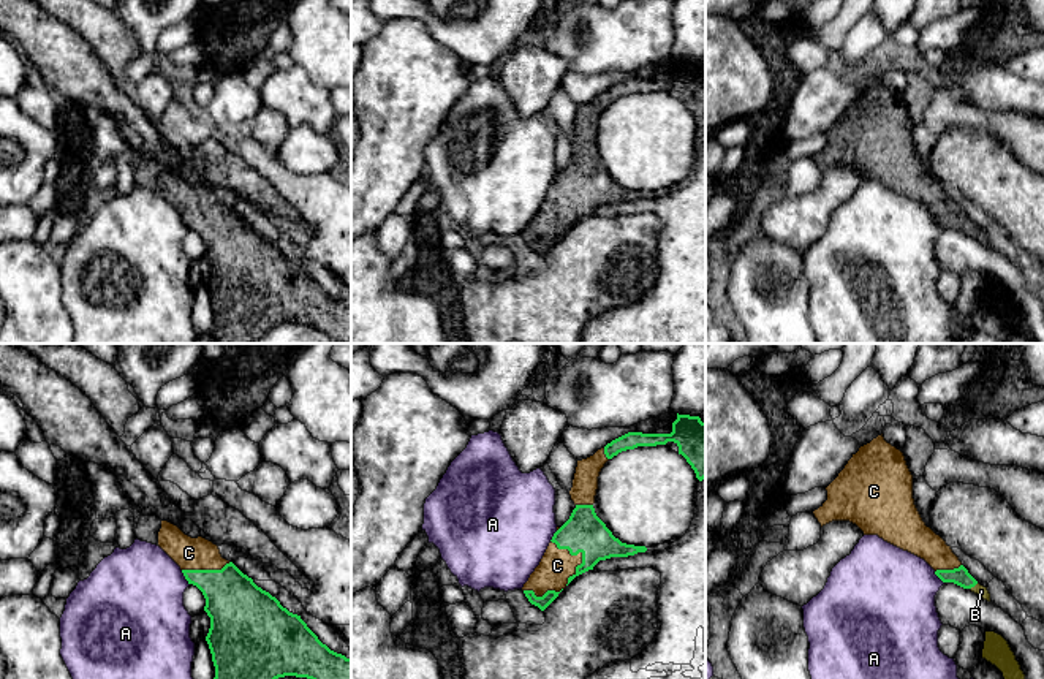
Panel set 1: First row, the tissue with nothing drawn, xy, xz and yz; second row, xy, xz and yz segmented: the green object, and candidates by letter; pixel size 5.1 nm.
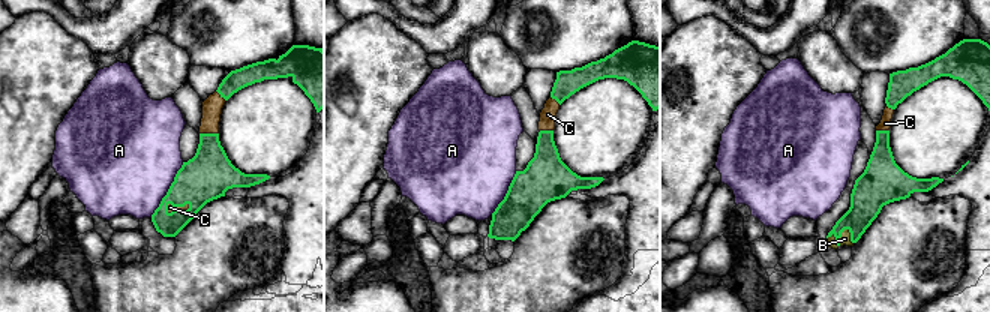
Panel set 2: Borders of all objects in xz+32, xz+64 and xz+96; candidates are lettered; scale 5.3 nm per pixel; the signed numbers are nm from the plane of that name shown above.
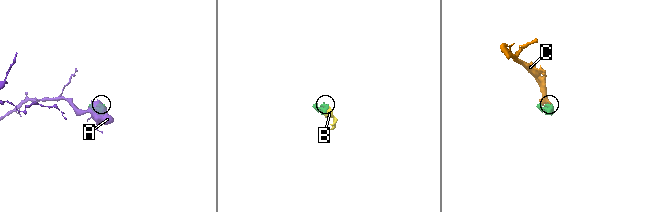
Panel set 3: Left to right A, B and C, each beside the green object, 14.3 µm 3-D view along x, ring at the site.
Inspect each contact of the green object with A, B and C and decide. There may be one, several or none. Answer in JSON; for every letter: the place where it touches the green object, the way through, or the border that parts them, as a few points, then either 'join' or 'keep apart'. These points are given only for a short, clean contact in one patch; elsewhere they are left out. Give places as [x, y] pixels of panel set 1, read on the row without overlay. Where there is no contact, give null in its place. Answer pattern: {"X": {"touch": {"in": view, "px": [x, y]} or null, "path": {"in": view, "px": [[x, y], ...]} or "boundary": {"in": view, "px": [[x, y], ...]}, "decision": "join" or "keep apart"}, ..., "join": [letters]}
{"A": {"touch": {"in": "xy", "px": [185, 223]}, "boundary": {"in": "xy", "px": [[181, 216], [189, 230]]}, "decision": "keep apart"}, "B": {"touch": {"in": "yz", "px": [973, 231]}, "decision": "join"}, "C": {"touch": {"in": "xz", "px": [582, 200]}, "decision": "join"}, "join": ["B", "C"]}

